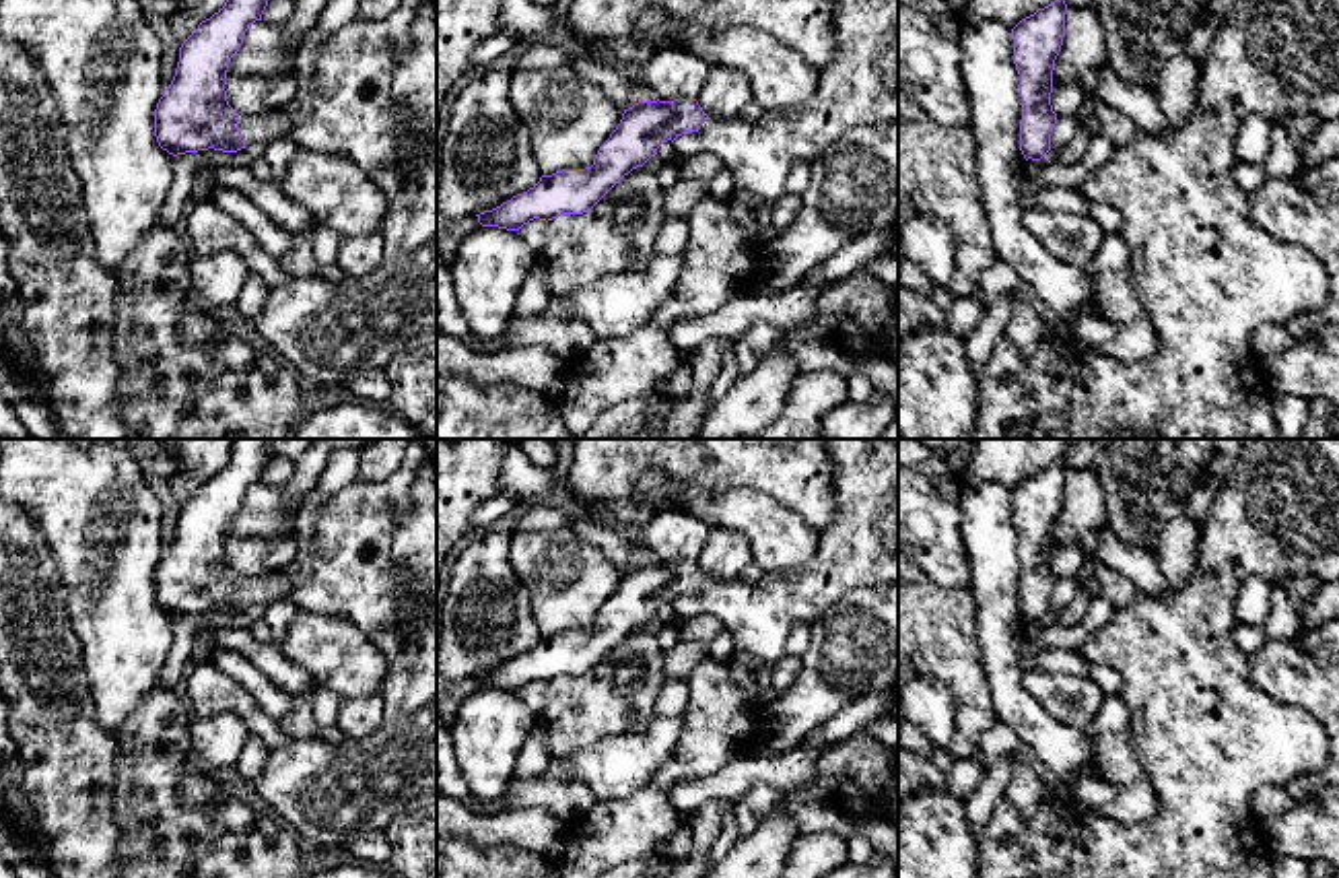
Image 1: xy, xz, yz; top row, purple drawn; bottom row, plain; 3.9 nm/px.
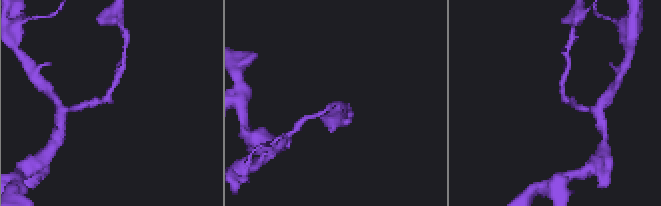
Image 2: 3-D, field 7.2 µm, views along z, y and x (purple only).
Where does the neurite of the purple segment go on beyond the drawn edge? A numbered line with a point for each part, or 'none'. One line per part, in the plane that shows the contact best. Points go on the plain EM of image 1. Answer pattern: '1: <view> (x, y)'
1: xy (351, 571)

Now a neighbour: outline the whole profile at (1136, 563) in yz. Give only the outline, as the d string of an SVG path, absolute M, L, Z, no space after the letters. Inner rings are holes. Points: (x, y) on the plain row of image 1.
M1108 524L1098 528L1098 536L1100 559L1110 569L1123 573L1137 589L1149 596L1164 598L1170 592L1170 581L1147 548L1123 542Z

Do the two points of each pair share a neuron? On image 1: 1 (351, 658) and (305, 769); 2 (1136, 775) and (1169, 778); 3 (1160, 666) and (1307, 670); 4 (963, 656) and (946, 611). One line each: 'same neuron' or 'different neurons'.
1: different neurons
2: different neurons
3: different neurons
4: same neuron

